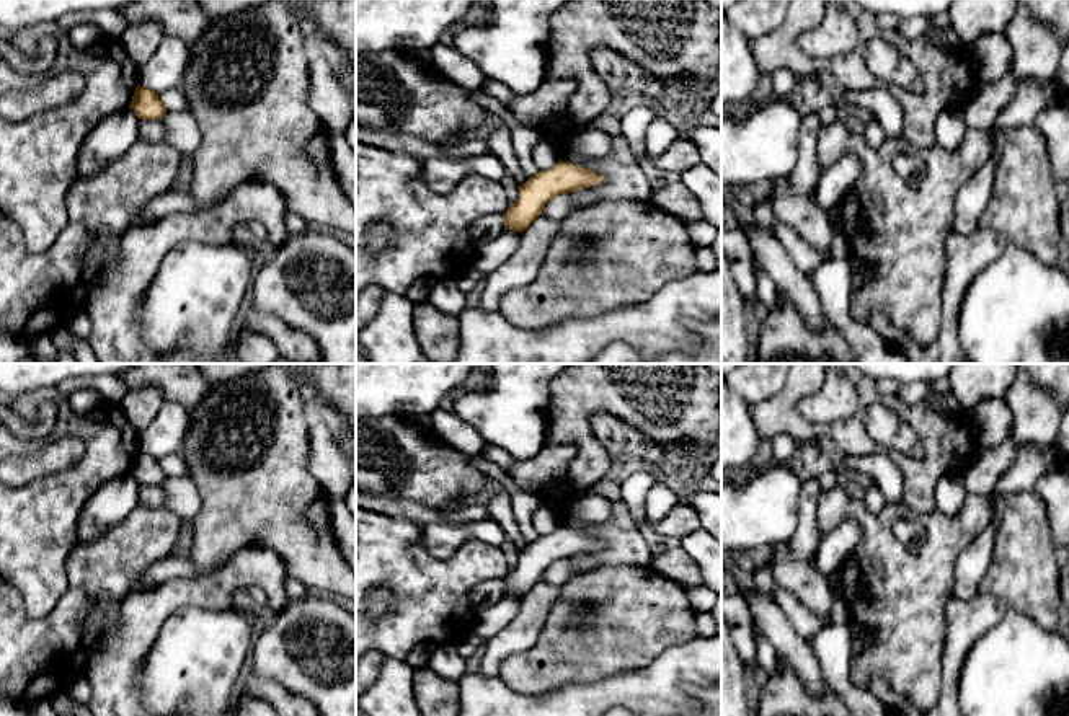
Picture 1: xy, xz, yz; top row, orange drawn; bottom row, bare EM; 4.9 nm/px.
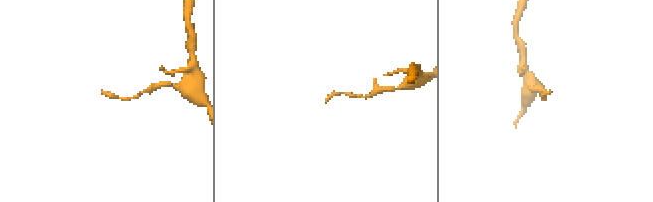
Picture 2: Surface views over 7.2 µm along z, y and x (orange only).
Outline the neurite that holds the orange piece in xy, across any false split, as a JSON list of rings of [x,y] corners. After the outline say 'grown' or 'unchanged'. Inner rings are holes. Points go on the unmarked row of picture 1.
[[[137,450],[135,453],[129,473],[139,484],[160,486],[166,478],[165,471],[158,463],[158,458],[140,450]]] | unchanged

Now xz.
[[[563,525],[550,535],[535,537],[534,541],[519,551],[516,568],[509,569],[503,579],[504,595],[524,597],[542,579],[550,564],[596,551],[602,545],[597,538]]] | unchanged

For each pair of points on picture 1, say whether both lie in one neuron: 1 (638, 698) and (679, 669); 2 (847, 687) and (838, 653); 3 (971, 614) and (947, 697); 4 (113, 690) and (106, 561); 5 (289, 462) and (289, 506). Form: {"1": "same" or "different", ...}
{"1": "same", "2": "same", "3": "same", "4": "different", "5": "same"}

